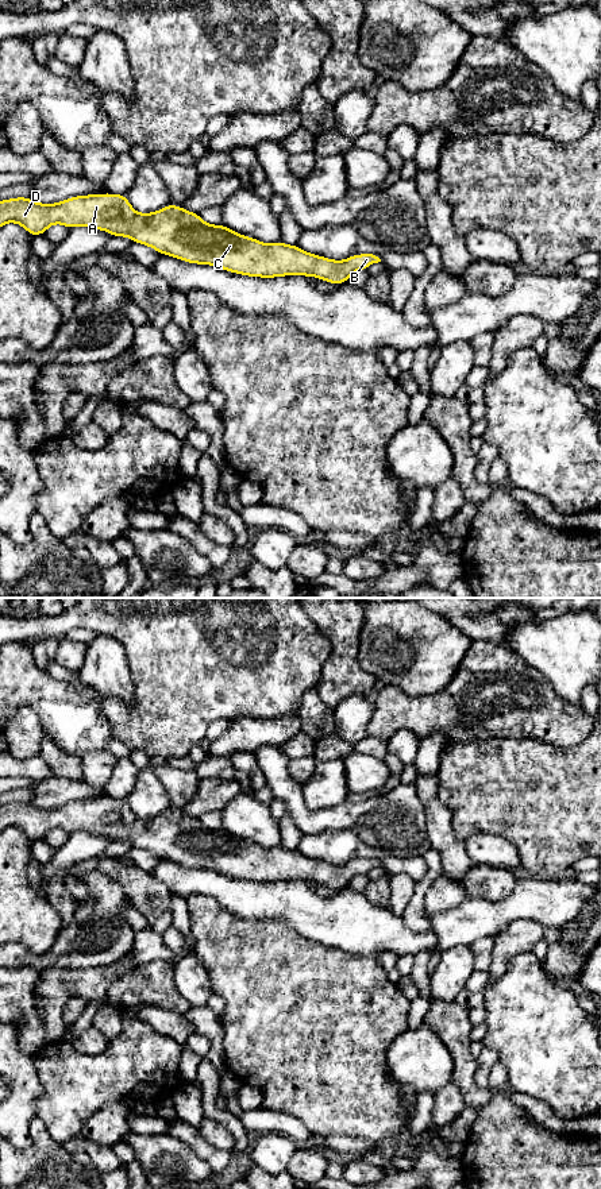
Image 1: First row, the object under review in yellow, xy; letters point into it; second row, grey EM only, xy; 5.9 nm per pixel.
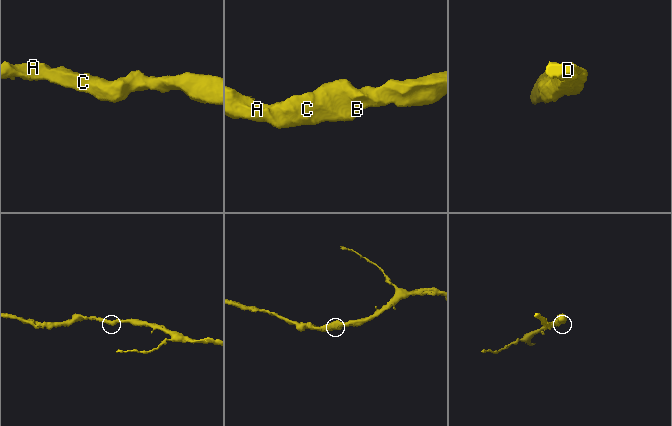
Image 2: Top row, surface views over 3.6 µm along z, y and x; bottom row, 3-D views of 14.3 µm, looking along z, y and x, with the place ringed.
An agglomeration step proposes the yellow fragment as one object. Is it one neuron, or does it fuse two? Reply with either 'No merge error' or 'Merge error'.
No merge error

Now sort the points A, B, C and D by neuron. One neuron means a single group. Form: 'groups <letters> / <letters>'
groups A B C D

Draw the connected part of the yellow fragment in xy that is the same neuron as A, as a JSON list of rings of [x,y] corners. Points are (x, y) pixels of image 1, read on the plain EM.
[[[85,799],[74,800],[54,808],[41,808],[30,802],[14,802],[0,806],[0,833],[7,827],[18,827],[30,841],[46,839],[53,829],[62,829],[69,834],[89,831],[113,841],[130,842],[132,846],[154,853],[162,860],[169,860],[194,869],[209,869],[226,876],[246,881],[277,883],[286,880],[315,881],[332,889],[348,887],[359,875],[366,875],[381,864],[373,858],[355,858],[344,865],[334,865],[304,856],[297,849],[284,846],[262,848],[251,841],[231,835],[224,829],[205,827],[199,818],[189,817],[180,810],[169,808],[157,817],[138,818],[126,799]]]

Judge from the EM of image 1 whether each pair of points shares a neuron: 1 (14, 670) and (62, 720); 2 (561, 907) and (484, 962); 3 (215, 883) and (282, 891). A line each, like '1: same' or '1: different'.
1: same
2: different
3: same

